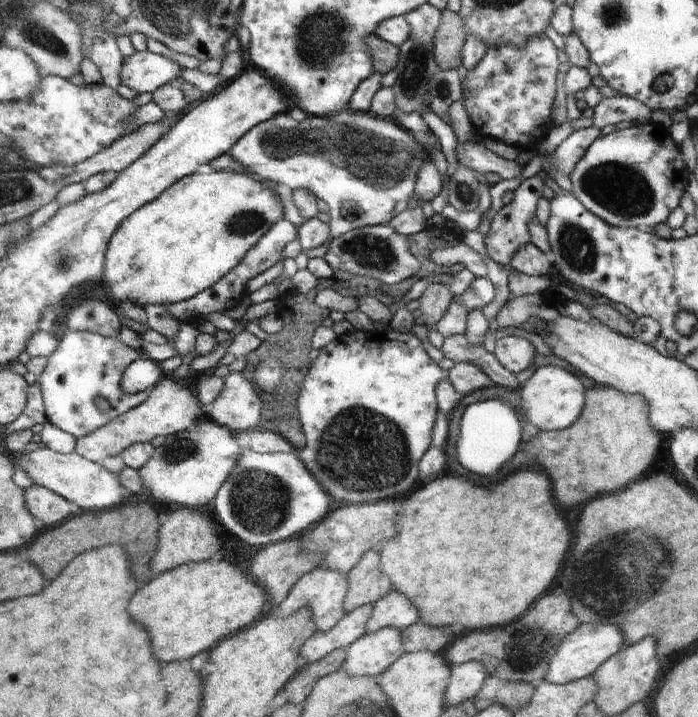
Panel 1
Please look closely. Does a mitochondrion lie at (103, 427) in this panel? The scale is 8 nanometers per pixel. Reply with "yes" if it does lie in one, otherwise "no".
no

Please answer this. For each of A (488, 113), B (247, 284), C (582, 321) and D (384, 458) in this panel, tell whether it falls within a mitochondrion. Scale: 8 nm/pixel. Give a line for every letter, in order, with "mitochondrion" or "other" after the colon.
A: other
B: other
C: other
D: mitochondrion

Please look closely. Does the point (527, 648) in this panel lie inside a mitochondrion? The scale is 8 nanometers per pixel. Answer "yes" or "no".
yes

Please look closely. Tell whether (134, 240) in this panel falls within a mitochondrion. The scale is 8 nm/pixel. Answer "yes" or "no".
no

